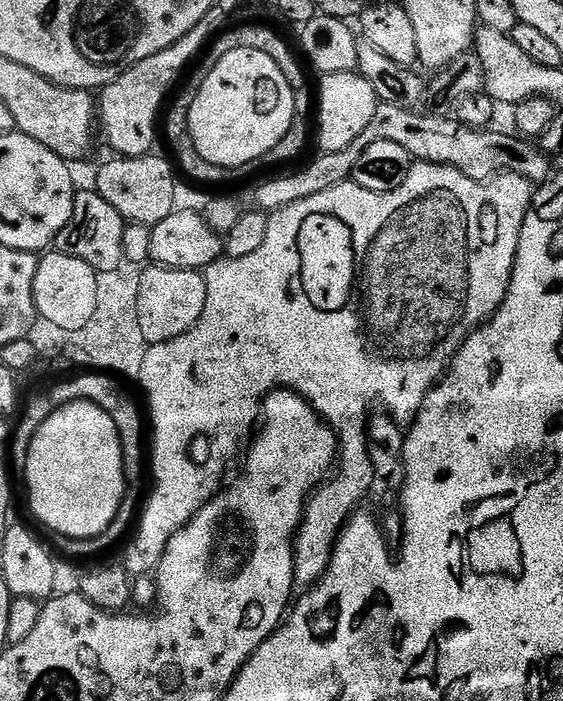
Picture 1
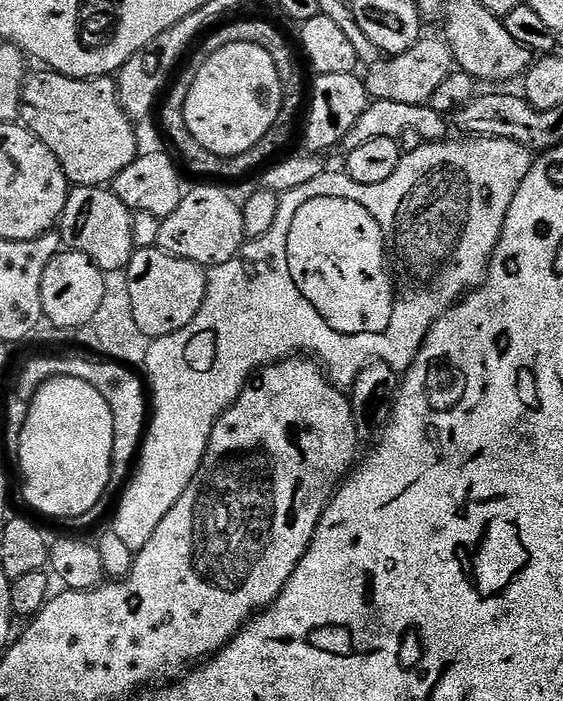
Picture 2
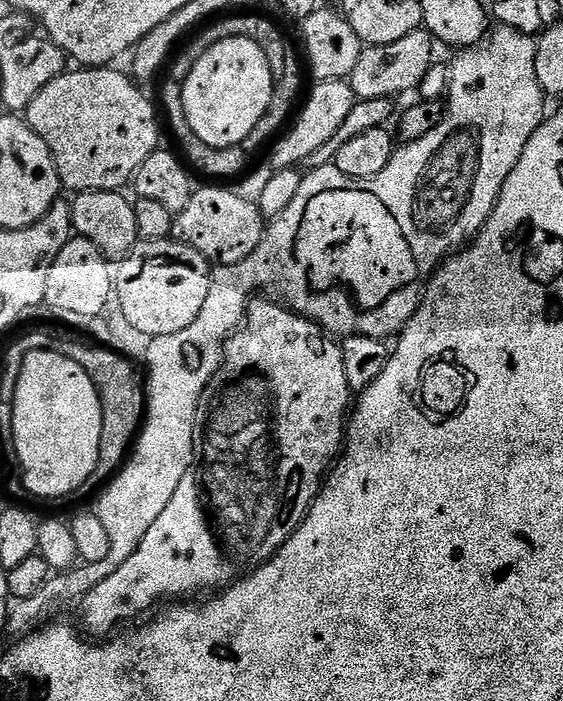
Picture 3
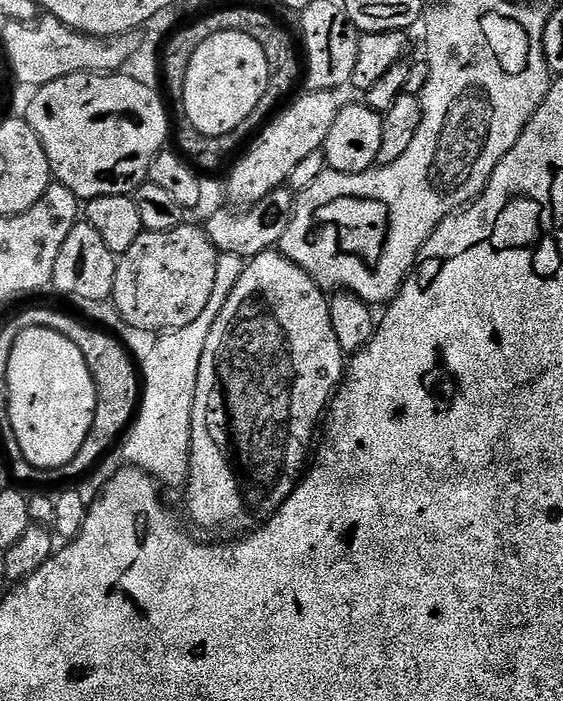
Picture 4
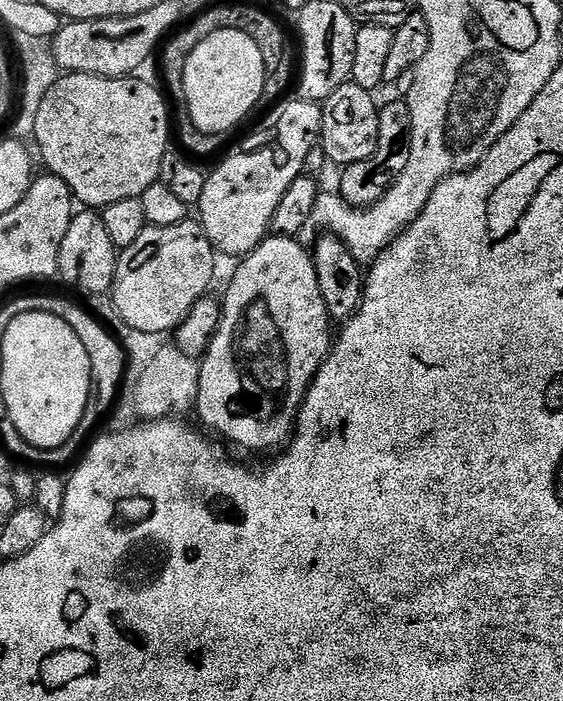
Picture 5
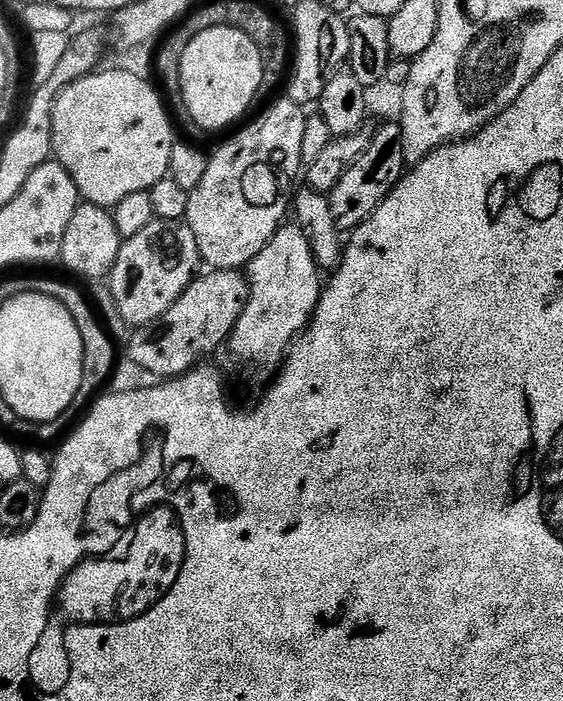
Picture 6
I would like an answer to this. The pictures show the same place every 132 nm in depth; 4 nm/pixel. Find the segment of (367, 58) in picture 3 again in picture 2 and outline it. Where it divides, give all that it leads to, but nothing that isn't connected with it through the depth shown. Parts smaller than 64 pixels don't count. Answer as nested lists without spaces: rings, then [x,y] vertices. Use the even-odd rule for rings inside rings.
[[[422,38],[410,50],[397,56],[388,56],[367,69],[366,83],[372,100],[382,102],[406,102],[406,106],[428,104],[432,96],[454,71],[452,51],[447,40]]]

